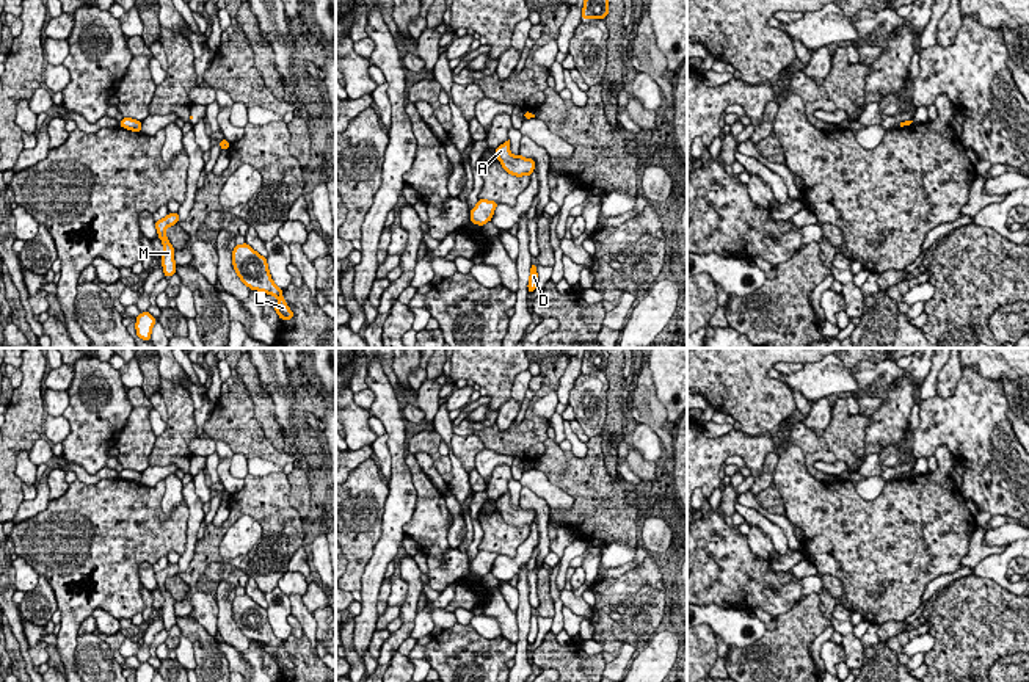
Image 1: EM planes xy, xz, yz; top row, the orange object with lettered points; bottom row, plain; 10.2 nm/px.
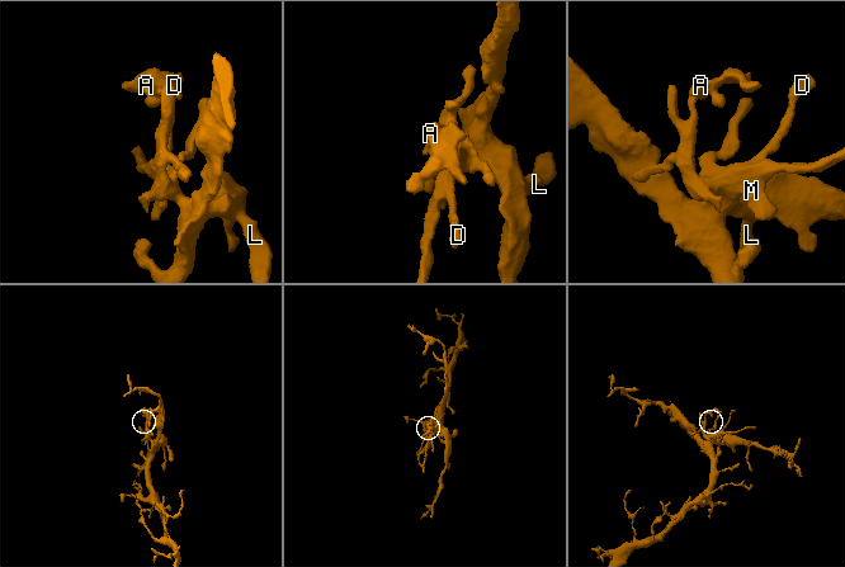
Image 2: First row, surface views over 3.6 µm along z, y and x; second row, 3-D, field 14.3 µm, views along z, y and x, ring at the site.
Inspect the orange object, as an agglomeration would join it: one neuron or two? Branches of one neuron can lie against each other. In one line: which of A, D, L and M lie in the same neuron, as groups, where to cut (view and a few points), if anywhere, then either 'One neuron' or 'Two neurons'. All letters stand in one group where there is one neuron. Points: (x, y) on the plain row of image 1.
Groups: A D L M. No split. One neuron

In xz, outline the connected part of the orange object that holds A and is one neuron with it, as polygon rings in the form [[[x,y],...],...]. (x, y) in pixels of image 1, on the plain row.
[[[510,491],[500,495],[496,502],[497,511],[502,514],[504,522],[508,525],[513,525],[516,528],[529,527],[535,521],[535,511],[533,510],[524,510],[521,505],[513,506],[510,503]]]

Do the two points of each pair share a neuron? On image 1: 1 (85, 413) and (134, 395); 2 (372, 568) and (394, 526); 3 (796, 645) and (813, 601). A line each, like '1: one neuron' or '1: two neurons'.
1: two neurons
2: one neuron
3: one neuron

